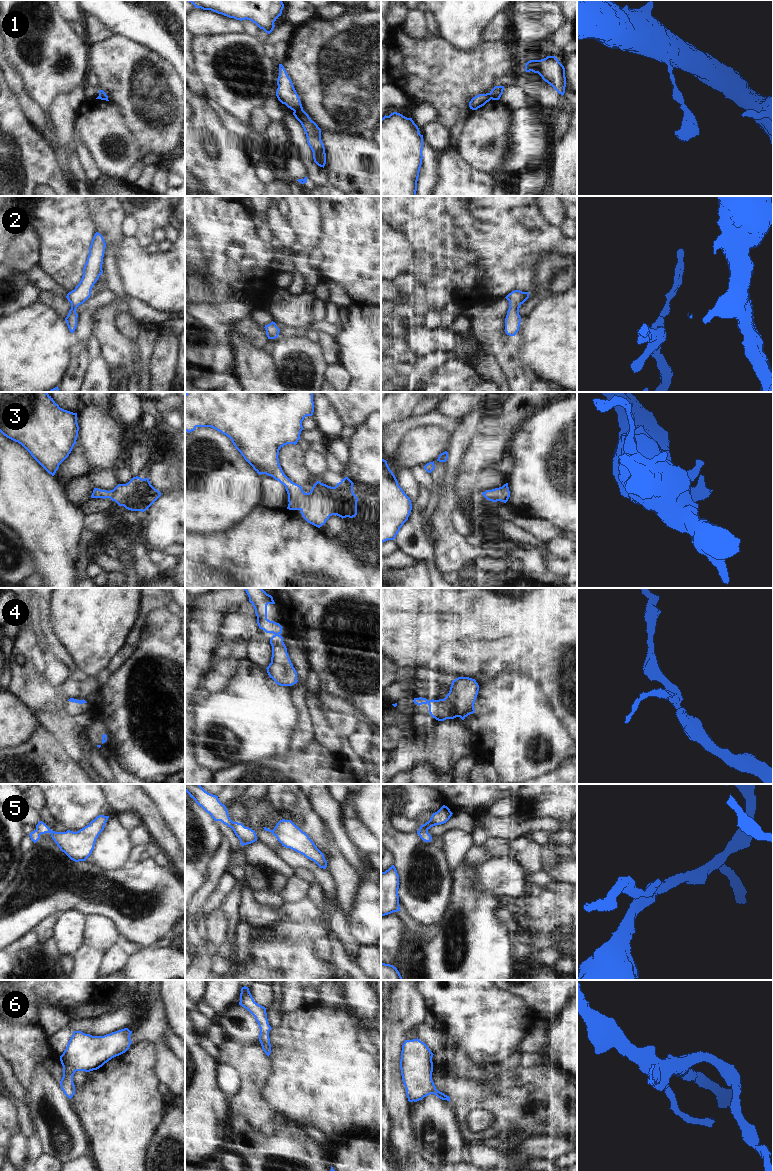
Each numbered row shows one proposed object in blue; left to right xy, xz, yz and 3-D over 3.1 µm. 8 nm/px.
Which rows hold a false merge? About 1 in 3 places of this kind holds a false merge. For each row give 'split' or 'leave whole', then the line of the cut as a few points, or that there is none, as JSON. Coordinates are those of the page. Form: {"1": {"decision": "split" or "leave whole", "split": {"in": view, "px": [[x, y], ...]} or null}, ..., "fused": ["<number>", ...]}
{"1": {"decision": "split", "split": {"in": "xz", "px": [[302, 108], [294, 111]]}}, "2": {"decision": "leave whole", "split": null}, "3": {"decision": "leave whole", "split": null}, "4": {"decision": "leave whole", "split": null}, "5": {"decision": "split", "split": {"in": "yz", "px": [[419, 829], [424, 829], [427, 832]]}}, "6": {"decision": "leave whole", "split": null}, "fused": ["1", "5"]}

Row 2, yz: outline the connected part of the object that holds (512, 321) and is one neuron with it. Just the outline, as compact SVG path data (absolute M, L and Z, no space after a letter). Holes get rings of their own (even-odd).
M514 290L505 298L509 301L509 309L505 318L505 332L509 336L515 336L521 323L519 308L529 298L529 292Z

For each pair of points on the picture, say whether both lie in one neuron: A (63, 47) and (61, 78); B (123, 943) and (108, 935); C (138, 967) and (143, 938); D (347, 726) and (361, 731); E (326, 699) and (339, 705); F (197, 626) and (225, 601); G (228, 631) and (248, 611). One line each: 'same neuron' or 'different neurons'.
A: same neuron
B: different neurons
C: different neurons
D: different neurons
E: same neuron
F: same neuron
G: same neuron

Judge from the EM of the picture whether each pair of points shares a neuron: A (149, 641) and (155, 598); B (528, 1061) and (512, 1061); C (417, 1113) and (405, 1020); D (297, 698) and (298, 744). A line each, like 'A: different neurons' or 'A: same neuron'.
A: different neurons
B: same neuron
C: different neurons
D: same neuron

